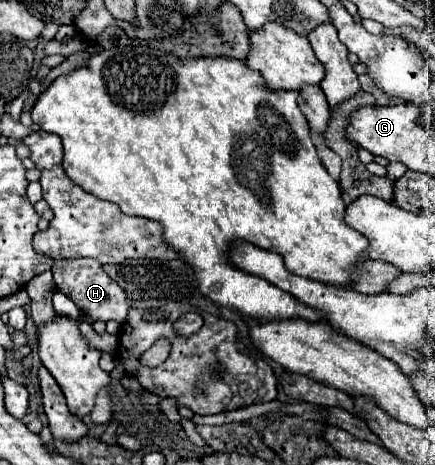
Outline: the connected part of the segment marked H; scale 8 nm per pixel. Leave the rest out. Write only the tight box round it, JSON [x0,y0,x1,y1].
[53,259,133,325]

